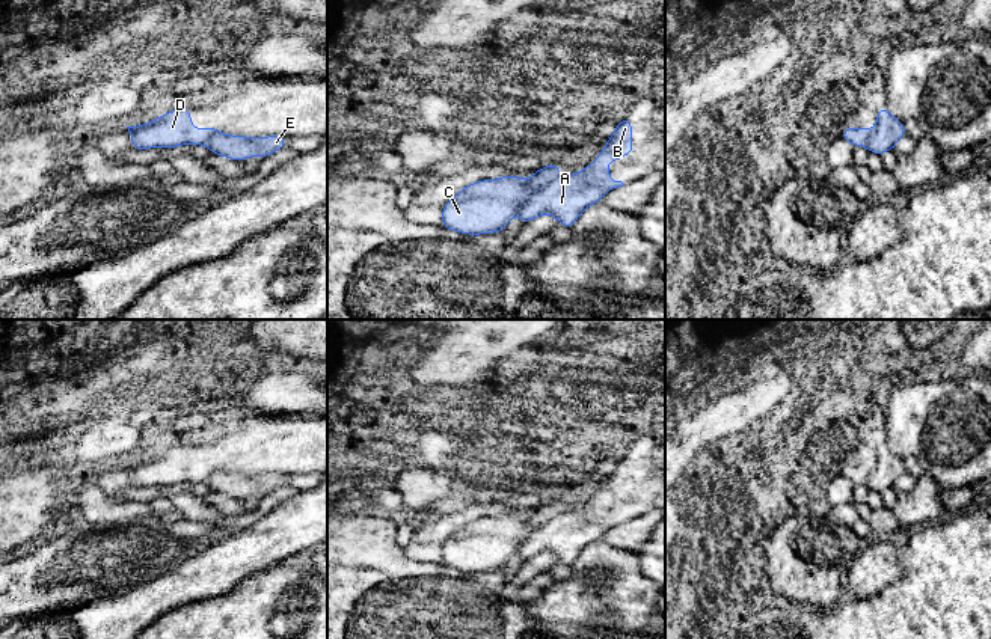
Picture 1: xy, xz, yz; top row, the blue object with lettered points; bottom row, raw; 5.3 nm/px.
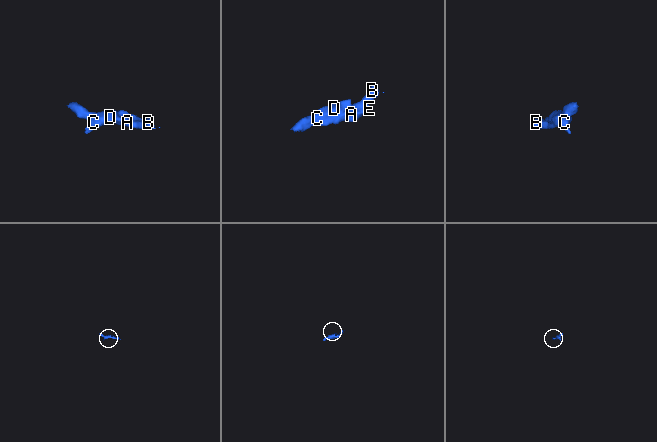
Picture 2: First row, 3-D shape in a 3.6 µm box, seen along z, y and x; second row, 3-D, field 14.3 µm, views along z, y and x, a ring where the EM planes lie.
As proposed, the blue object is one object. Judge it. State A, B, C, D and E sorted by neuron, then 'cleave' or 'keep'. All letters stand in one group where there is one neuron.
A B E / C D | cleave

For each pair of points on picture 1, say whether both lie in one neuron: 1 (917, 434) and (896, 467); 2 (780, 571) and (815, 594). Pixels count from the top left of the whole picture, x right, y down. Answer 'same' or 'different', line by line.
1: different
2: same

